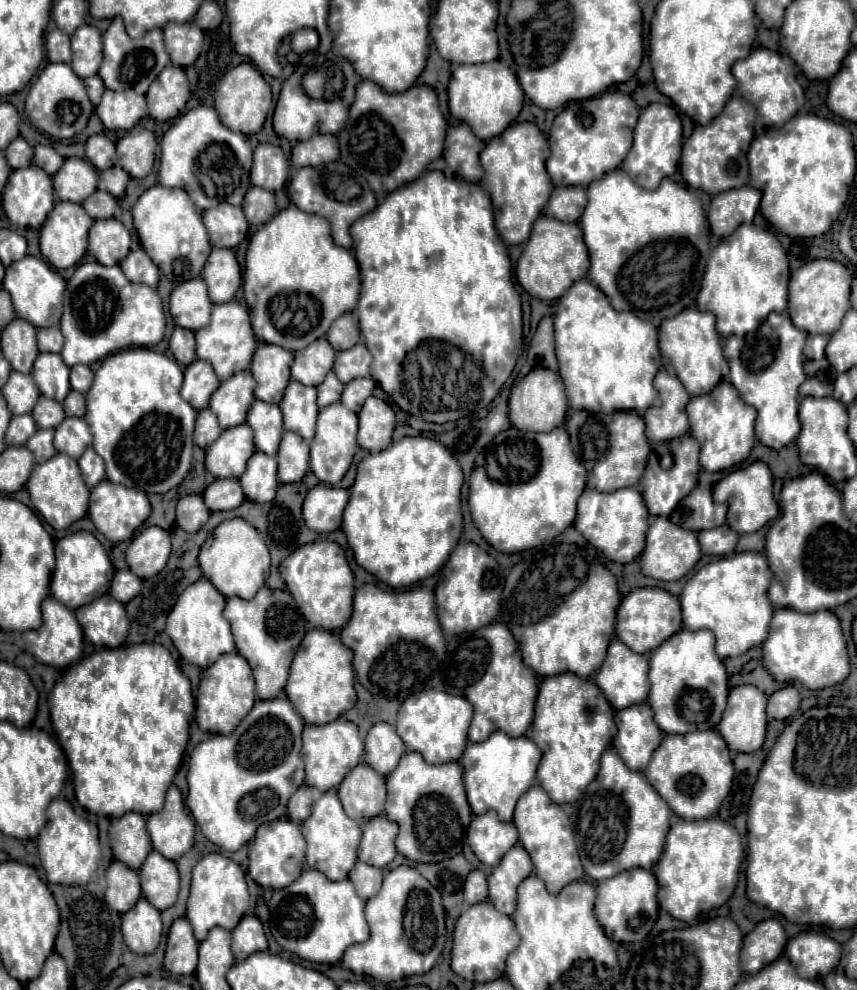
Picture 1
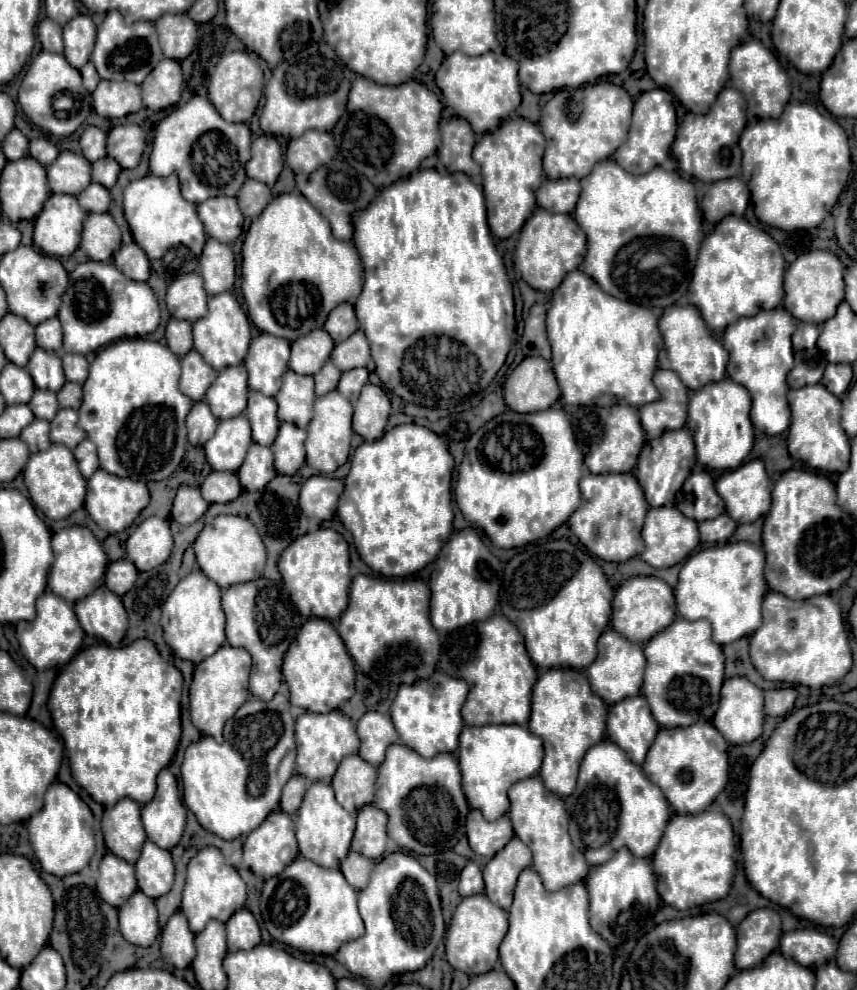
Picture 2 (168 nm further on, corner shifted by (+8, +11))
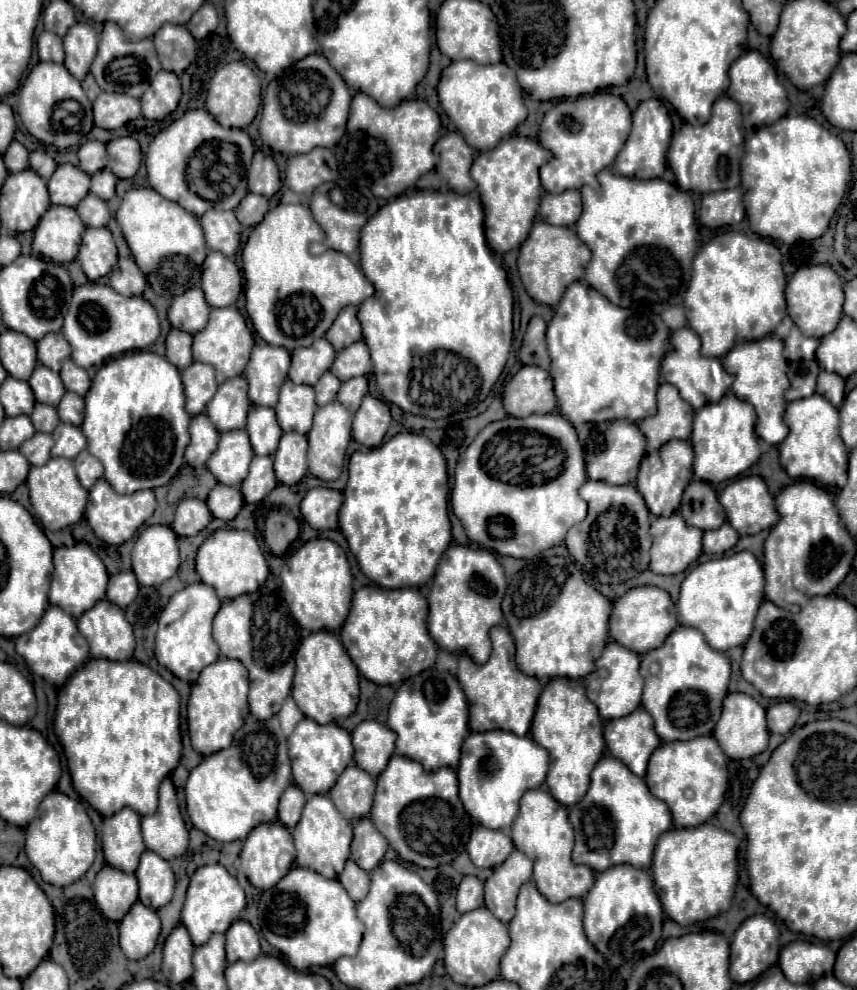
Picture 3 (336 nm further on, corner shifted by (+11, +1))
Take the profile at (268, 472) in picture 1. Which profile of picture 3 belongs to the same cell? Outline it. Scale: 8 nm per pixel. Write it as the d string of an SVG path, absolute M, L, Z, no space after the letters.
M254 456L252 468L240 486L246 502L260 502L268 492L276 488L276 476L272 470L272 456Z

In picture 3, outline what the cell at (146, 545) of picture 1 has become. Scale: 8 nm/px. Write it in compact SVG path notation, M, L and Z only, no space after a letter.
M148 526L132 548L132 572L140 586L162 584L180 566L176 534L170 526Z

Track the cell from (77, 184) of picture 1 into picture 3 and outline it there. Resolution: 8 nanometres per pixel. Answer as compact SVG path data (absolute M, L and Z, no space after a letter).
M62 164L52 174L48 190L52 204L76 206L90 190L90 176L72 164Z

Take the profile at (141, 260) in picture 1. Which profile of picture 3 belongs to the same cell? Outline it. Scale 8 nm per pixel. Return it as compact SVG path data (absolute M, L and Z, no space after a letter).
M130 256L120 258L116 268L110 272L110 286L124 296L140 296L146 286L146 276Z

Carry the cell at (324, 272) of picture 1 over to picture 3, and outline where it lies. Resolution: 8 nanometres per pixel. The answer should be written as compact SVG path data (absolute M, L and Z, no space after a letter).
M278 204L276 208L266 212L264 220L252 230L246 240L246 246L242 250L246 312L256 334L272 346L282 346L288 352L292 352L294 348L310 346L314 340L326 334L340 310L344 310L346 306L358 306L374 294L374 286L366 280L360 266L350 256L336 250L326 250L318 256L310 254L310 246L322 240L324 232L314 222L312 212L306 204Z

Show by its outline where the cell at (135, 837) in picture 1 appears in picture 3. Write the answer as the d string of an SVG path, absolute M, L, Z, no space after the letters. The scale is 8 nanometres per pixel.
M122 808L114 816L104 818L102 850L110 866L132 874L146 850L140 832L140 814L132 808Z

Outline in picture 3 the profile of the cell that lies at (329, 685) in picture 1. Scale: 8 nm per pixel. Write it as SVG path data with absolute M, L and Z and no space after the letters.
M328 630L312 632L304 638L296 652L296 672L292 684L292 698L304 716L316 720L318 724L330 724L338 718L346 718L356 710L358 694L358 670L340 644L340 638Z

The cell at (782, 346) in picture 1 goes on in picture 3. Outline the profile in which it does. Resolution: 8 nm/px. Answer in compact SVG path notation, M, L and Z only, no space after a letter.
M772 334L764 336L764 340L740 340L740 344L736 344L736 348L732 348L732 352L722 358L724 368L734 378L732 392L740 396L740 400L748 400L756 408L756 436L772 446L778 446L780 440L784 440L784 436L788 434L788 426L784 424L782 416L786 408L784 392L790 388L790 382L786 376L788 364L782 356L782 350L784 342Z

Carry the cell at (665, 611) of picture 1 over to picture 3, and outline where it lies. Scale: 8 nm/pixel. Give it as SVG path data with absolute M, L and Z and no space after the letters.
M656 586L630 588L624 596L620 596L614 602L614 610L610 616L612 640L638 654L646 654L652 648L660 648L660 644L664 644L664 640L676 626L678 626L676 604L670 600L670 594L666 590Z

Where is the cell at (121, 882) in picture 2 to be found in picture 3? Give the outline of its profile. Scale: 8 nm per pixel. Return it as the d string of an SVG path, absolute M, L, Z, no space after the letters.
M104 866L94 880L94 898L98 908L110 920L122 920L128 908L138 900L138 882L134 874Z

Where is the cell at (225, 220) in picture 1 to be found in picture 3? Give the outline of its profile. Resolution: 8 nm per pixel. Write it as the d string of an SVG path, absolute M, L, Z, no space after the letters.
M212 208L204 216L200 216L200 224L206 234L206 246L210 250L222 252L224 256L232 258L240 246L240 232L242 226L236 220L234 212Z

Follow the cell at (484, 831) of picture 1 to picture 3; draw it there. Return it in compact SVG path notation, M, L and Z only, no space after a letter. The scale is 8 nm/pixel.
M476 826L472 830L466 850L476 866L496 868L514 850L514 844L512 844L512 838L508 836L508 832L504 832L504 830L490 830L484 826Z

